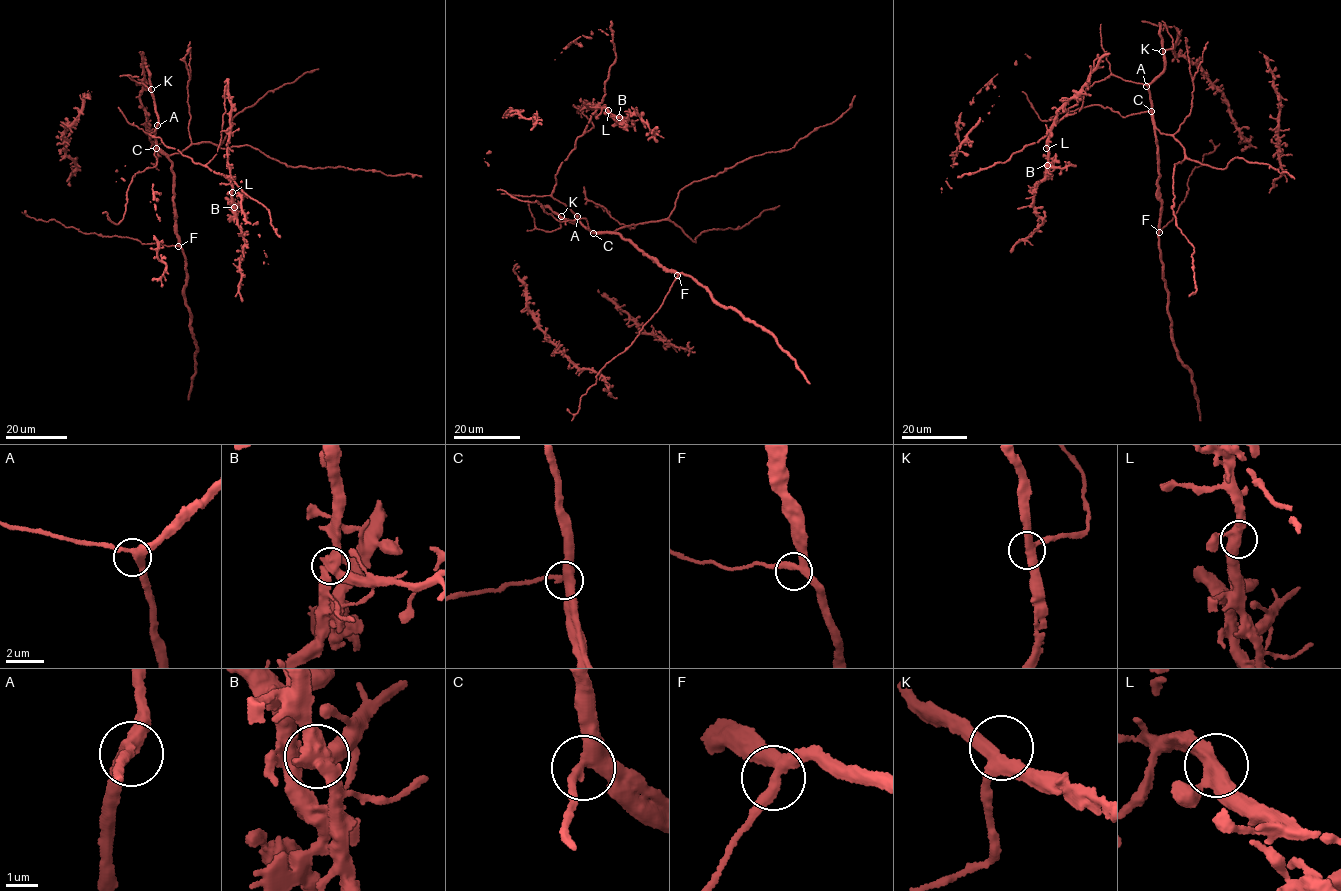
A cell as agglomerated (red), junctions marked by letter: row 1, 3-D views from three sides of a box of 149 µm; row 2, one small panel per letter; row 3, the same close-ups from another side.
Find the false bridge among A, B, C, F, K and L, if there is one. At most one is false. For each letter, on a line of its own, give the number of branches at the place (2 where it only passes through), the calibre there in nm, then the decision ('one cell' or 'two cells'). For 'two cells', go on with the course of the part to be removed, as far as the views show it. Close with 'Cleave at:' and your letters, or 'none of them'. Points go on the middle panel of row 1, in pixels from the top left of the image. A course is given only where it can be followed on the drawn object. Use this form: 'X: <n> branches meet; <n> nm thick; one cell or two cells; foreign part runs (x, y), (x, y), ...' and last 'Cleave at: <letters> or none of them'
A: 3 branches meet; 380 nm thick; one cell
B: 3 branches meet; 420 nm thick; two cells; foreign part runs (619, 117), (632, 121), (634, 124), (629, 125)
C: 3 branches meet; 380 nm thick; one cell
F: 3 branches meet; 340 nm thick; one cell
K: 3 branches meet; 360 nm thick; one cell
L: 3 branches meet; 400 nm thick; one cell
Cleave at: B

